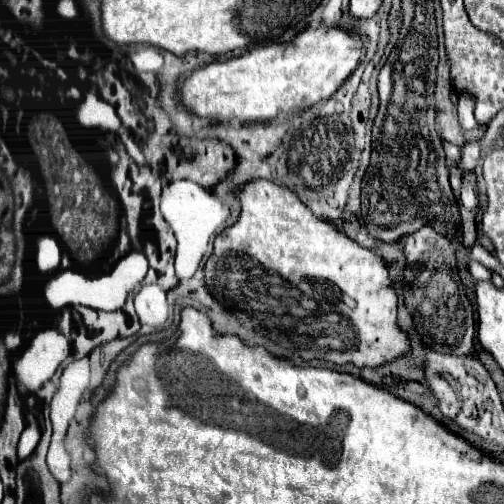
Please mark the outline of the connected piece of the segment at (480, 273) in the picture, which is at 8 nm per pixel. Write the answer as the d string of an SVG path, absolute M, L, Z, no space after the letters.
M476 261L470 265L470 273L472 273L474 281L490 281L492 279L492 271L488 271L484 265L480 265Z

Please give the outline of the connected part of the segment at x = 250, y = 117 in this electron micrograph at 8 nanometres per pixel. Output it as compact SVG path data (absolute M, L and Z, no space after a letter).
M318 23L298 33L290 43L274 43L246 55L196 69L180 87L180 101L196 117L218 123L276 121L292 109L326 101L358 67L364 37L356 29Z

